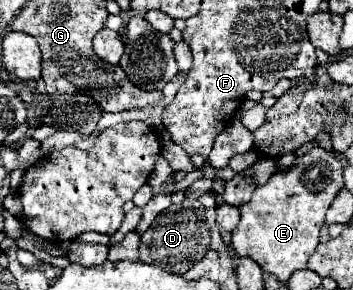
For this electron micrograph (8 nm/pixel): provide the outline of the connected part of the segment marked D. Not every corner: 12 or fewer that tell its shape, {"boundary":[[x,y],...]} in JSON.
{"boundary":[[205,208],[163,212],[139,260],[175,274],[211,242]]}

